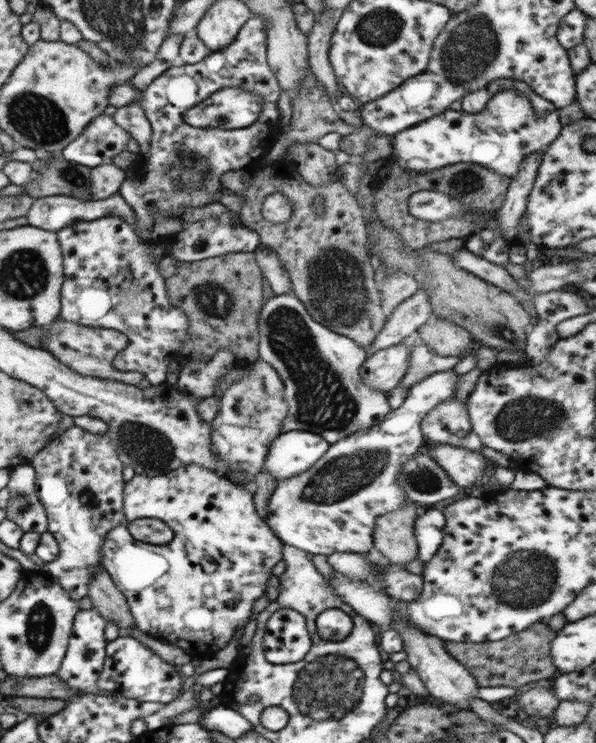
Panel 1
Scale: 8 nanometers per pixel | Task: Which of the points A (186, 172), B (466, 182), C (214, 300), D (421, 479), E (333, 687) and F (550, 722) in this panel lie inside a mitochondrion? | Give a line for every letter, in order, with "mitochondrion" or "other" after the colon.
A: mitochondrion
B: mitochondrion
C: mitochondrion
D: mitochondrion
E: mitochondrion
F: other

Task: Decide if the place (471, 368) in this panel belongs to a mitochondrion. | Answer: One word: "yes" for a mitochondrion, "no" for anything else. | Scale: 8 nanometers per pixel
no

